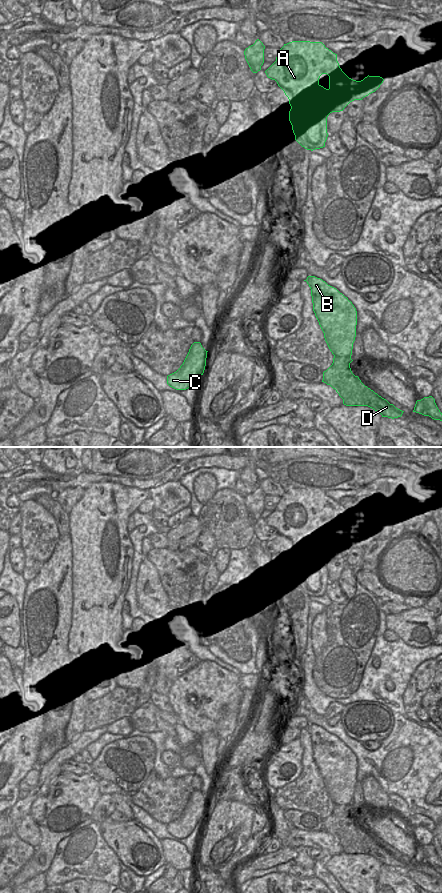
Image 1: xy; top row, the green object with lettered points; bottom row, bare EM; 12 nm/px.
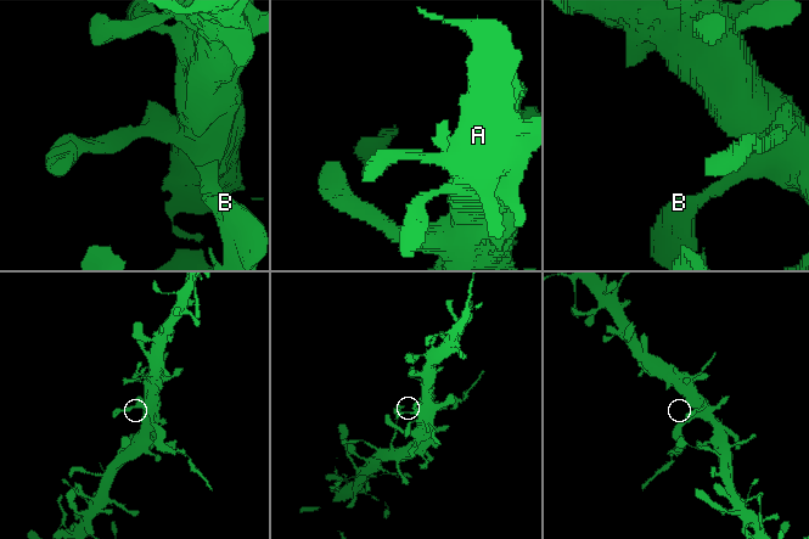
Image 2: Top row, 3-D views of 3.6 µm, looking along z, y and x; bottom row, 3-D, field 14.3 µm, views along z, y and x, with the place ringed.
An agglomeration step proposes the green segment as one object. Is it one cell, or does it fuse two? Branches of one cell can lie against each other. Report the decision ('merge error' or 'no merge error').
merge error

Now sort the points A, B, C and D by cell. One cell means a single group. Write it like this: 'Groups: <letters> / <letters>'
Groups: A B C / D.

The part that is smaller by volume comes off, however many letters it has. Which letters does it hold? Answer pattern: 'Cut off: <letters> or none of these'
Cut off: D

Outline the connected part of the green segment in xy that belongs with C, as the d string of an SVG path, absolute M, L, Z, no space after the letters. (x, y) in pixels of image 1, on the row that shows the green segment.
M194 342L180 368L167 376L167 384L176 390L188 389L197 375L203 375L207 352L200 342Z

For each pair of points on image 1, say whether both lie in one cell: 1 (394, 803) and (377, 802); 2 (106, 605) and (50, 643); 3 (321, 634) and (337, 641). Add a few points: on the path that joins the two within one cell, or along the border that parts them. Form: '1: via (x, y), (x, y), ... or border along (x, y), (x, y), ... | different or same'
1: border along (387, 795), (389, 808) | different
2: border along (72, 608), (71, 626), (68, 632), (68, 655) | different
3: border along (325, 614), (326, 645), (316, 656) | different

